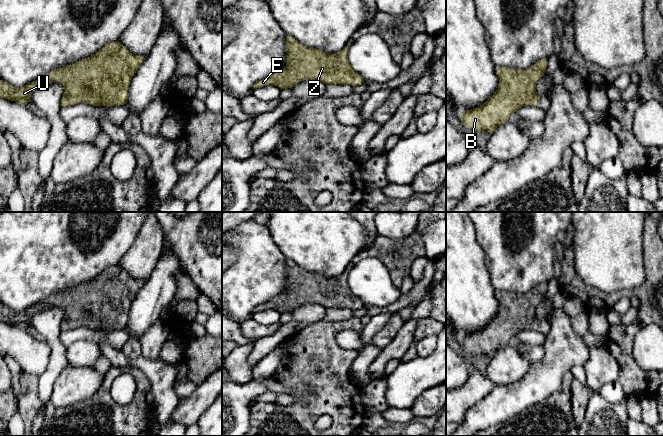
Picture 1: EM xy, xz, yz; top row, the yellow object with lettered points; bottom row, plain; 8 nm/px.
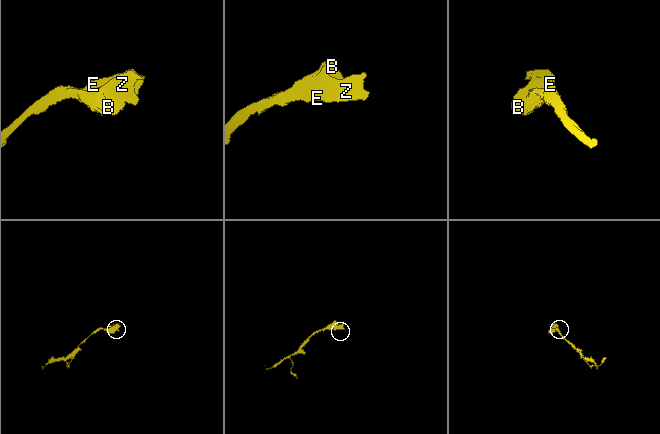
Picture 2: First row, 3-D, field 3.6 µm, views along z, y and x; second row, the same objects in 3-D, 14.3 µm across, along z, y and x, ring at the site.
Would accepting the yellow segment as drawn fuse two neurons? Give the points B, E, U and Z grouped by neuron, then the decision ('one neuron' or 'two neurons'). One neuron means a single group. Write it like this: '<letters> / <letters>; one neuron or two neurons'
B E U Z; one neuron

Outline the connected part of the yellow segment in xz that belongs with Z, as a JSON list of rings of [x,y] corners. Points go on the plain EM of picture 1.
[[[286,260],[286,292],[257,305],[253,313],[276,309],[282,314],[292,312],[307,303],[319,304],[326,309],[361,309],[364,303],[351,291],[347,280],[348,274],[345,270],[338,276],[327,278],[322,274],[306,271],[295,262]]]

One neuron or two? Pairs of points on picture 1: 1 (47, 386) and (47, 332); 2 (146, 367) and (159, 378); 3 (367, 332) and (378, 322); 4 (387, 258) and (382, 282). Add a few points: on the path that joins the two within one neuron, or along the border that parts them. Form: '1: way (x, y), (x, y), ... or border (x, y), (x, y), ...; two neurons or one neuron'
1: way (51, 373), (56, 364), (56, 345); one neuron
2: way (149, 368), (156, 375); one neuron
3: way (370, 329), (375, 324); one neuron
4: border (374, 256), (387, 269), (391, 281), (398, 286); two neurons

